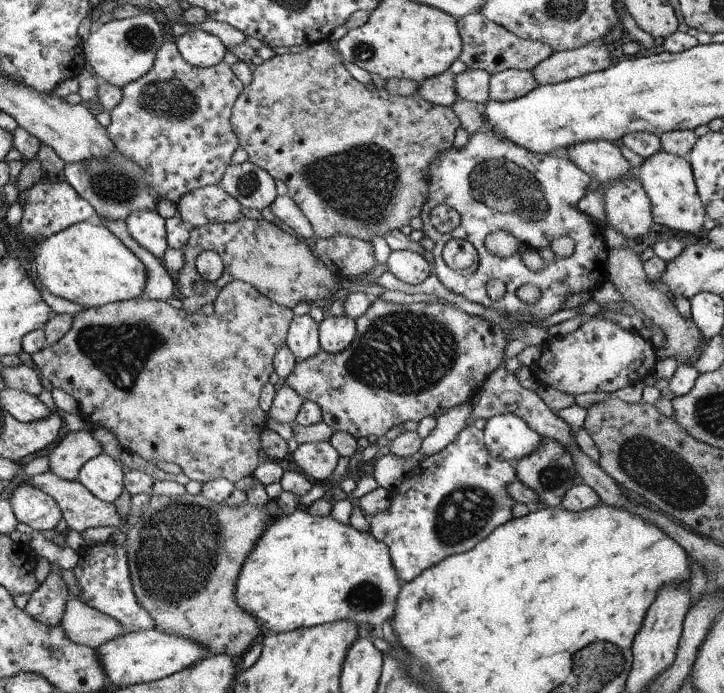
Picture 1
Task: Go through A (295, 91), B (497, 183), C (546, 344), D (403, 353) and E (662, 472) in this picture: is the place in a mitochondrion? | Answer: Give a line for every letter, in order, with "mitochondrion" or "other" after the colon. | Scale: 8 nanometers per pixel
A: other
B: mitochondrion
C: other
D: mitochondrion
E: mitochondrion

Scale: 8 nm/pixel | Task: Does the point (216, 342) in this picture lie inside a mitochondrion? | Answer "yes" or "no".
no

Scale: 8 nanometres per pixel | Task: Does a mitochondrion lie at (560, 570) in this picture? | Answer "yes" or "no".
no

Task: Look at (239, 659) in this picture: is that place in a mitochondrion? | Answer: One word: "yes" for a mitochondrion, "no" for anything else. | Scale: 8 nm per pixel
no

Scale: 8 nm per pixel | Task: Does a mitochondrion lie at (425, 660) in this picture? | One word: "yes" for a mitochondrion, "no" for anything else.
no

